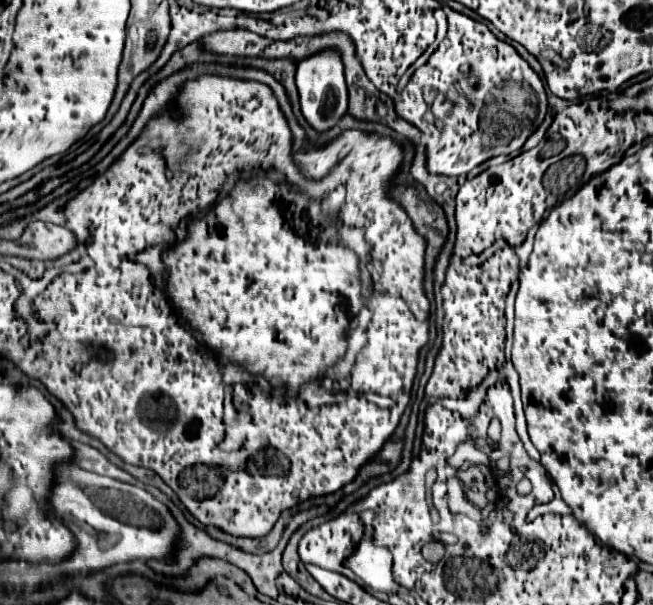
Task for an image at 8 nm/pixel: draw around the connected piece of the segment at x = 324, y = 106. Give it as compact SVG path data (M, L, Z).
M316 53L314 57L300 61L296 71L296 87L300 95L300 111L308 121L308 125L318 133L332 129L346 115L348 109L346 81L342 75L342 61L338 61L334 53Z

